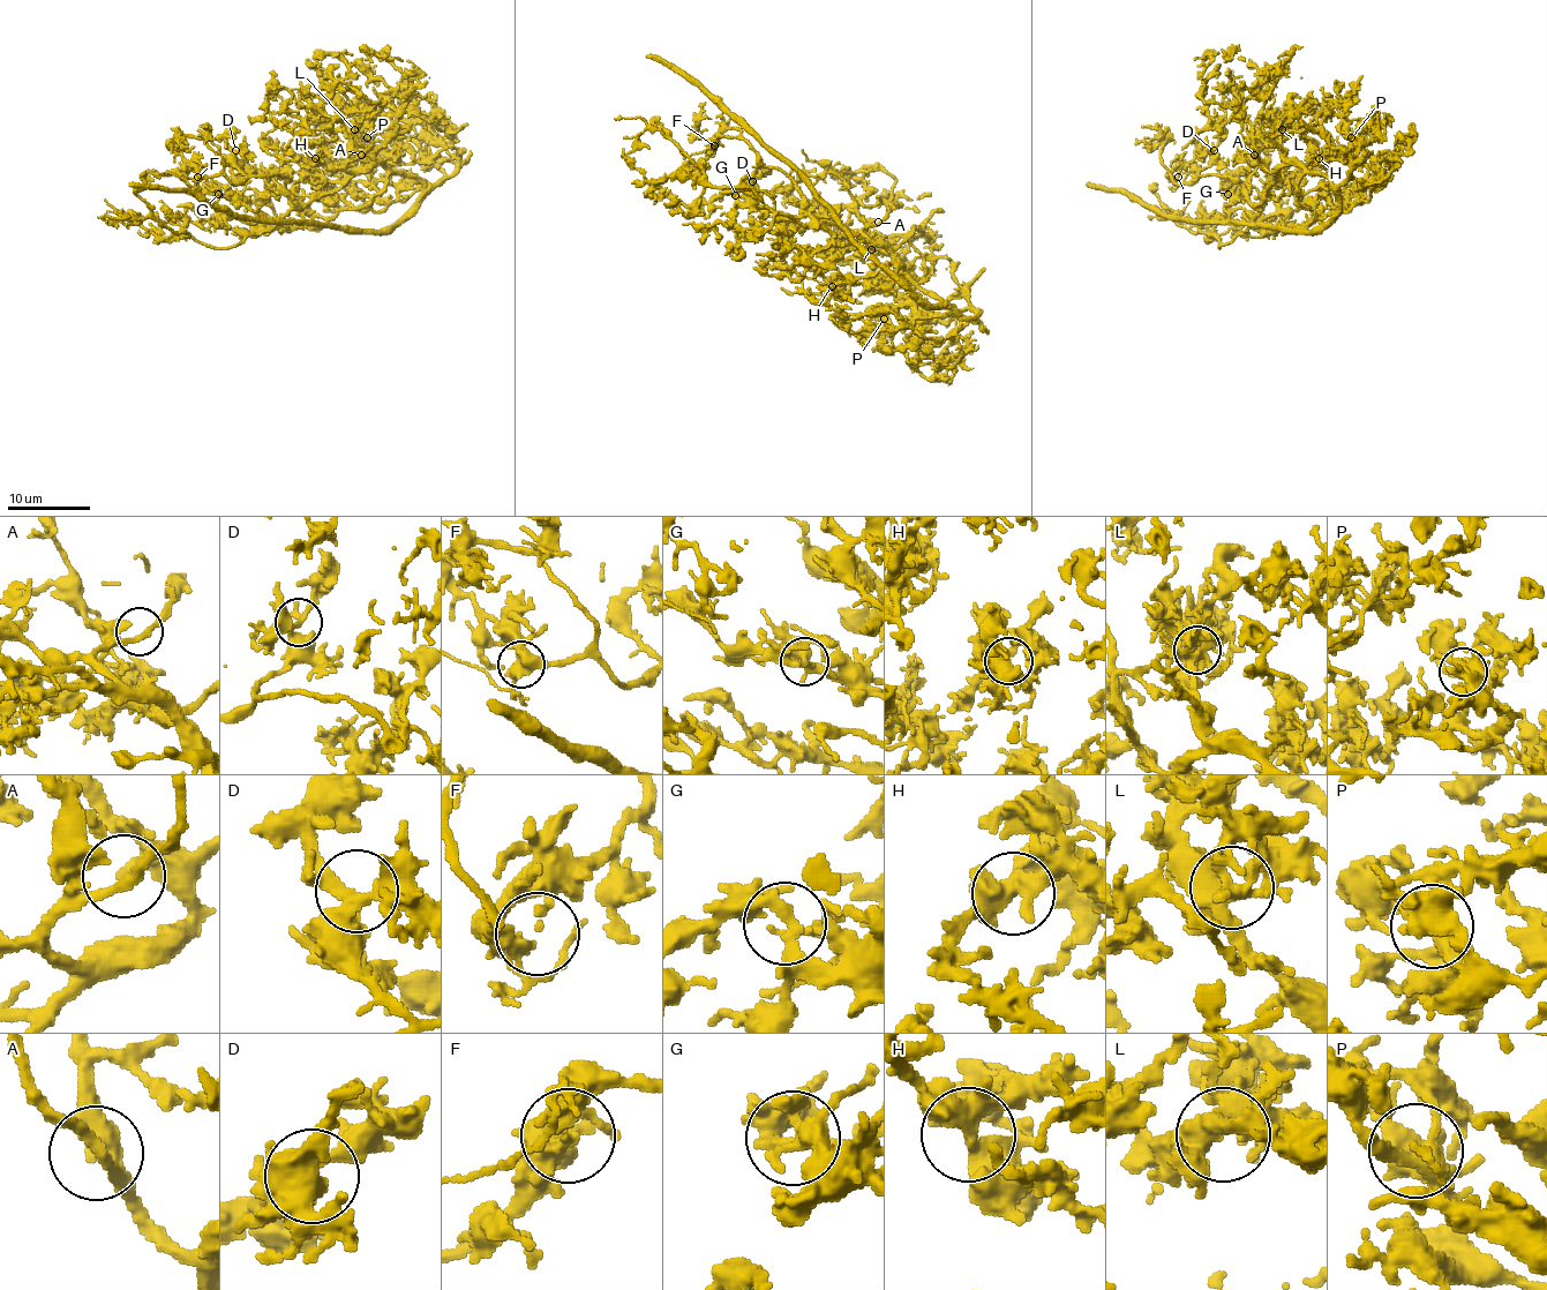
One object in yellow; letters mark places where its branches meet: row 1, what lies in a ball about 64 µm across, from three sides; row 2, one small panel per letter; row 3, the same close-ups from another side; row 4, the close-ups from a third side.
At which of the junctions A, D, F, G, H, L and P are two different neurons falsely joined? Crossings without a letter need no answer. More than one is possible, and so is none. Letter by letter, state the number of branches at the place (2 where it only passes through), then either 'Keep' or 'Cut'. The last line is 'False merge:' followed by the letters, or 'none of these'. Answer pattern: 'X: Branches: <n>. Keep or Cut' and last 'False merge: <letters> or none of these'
A: Branches: 2. Keep
D: Branches: 4. Keep
F: Branches: 1. Keep
G: Branches: 2. Keep
H: Branches: 5. Keep
L: Branches: 8. Keep
P: Branches: 3. Keep
False merge: none of these

